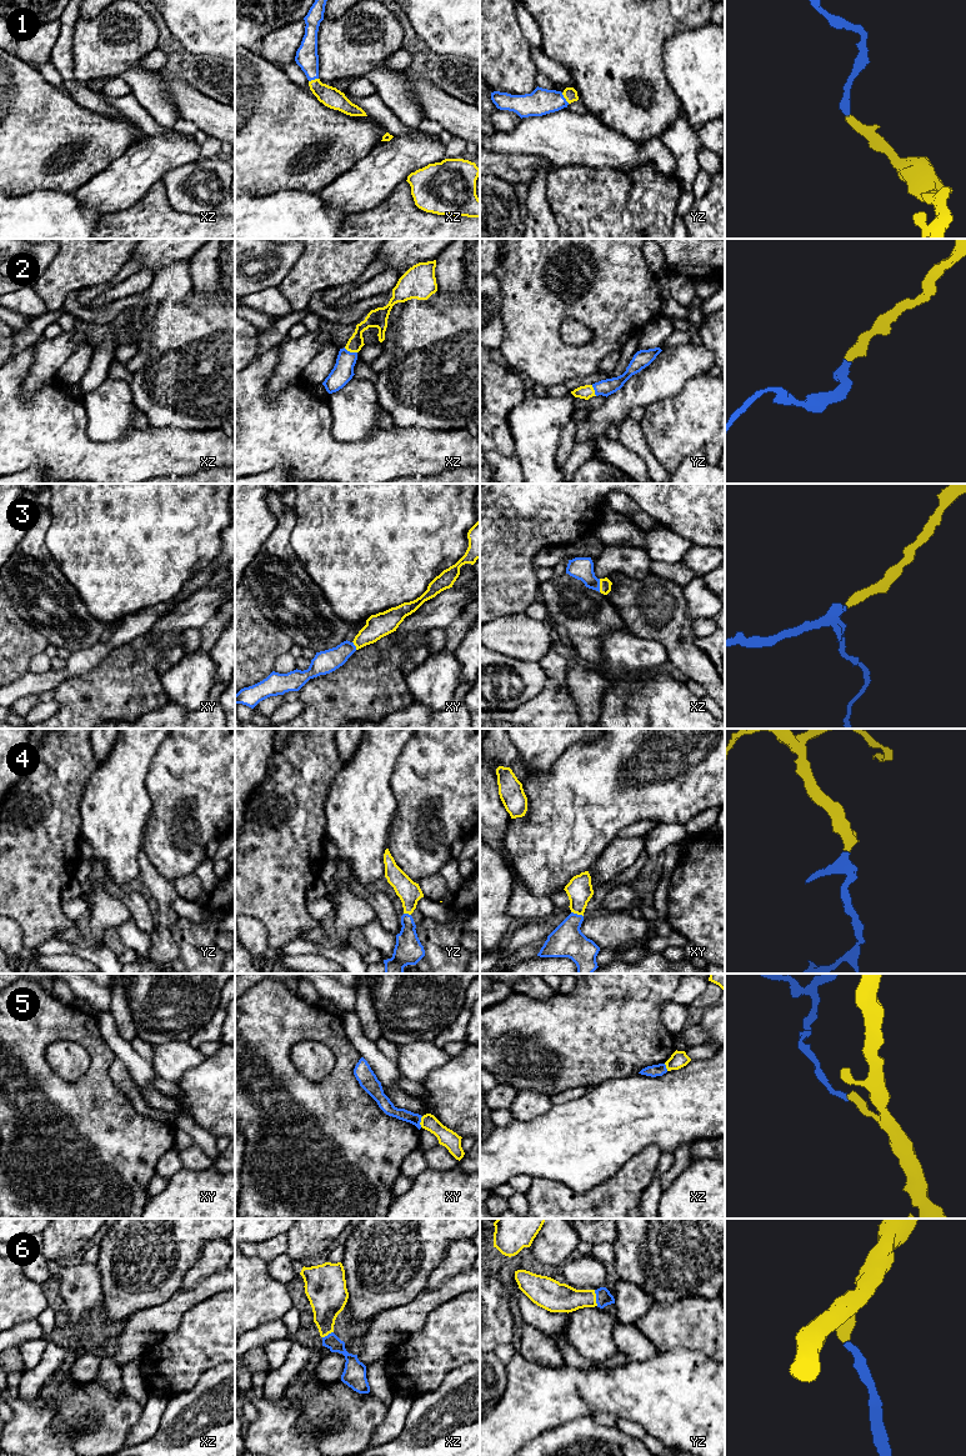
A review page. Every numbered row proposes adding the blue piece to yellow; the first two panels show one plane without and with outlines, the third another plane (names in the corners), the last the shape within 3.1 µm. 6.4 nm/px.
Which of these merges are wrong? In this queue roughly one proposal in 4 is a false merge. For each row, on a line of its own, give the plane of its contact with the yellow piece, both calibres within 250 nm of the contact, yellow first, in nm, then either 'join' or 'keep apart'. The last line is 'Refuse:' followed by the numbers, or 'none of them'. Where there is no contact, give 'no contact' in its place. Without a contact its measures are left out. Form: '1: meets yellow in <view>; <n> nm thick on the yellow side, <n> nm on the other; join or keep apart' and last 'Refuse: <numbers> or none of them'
1: meets yellow in yz; 90 nm thick on the yellow side, 170 nm on the other; join
2: meets yellow in xz; 100 nm thick on the yellow side, 140 nm on the other; join
3: meets yellow in xz; 80 nm thick on the yellow side, 140 nm on the other; join
4: meets yellow in xy; 160 nm thick on the yellow side, 220 nm on the other; join
5: meets yellow in xy; 120 nm thick on the yellow side, 80 nm on the other; keep apart
6: meets yellow in yz; 190 nm thick on the yellow side, 100 nm on the other; join
Refuse: 5

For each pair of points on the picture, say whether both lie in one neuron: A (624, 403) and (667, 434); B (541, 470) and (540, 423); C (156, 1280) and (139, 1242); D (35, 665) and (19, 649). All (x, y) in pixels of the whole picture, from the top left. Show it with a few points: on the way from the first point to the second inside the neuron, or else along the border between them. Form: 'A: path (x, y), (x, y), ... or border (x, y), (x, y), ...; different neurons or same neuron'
A: border (672, 396), (656, 400), (645, 408); different neurons
B: path (540, 459), (540, 434); same neuron
C: path (148, 1271), (144, 1267), (144, 1251); same neuron
D: border (44, 650), (30, 661), (28, 670); different neurons

